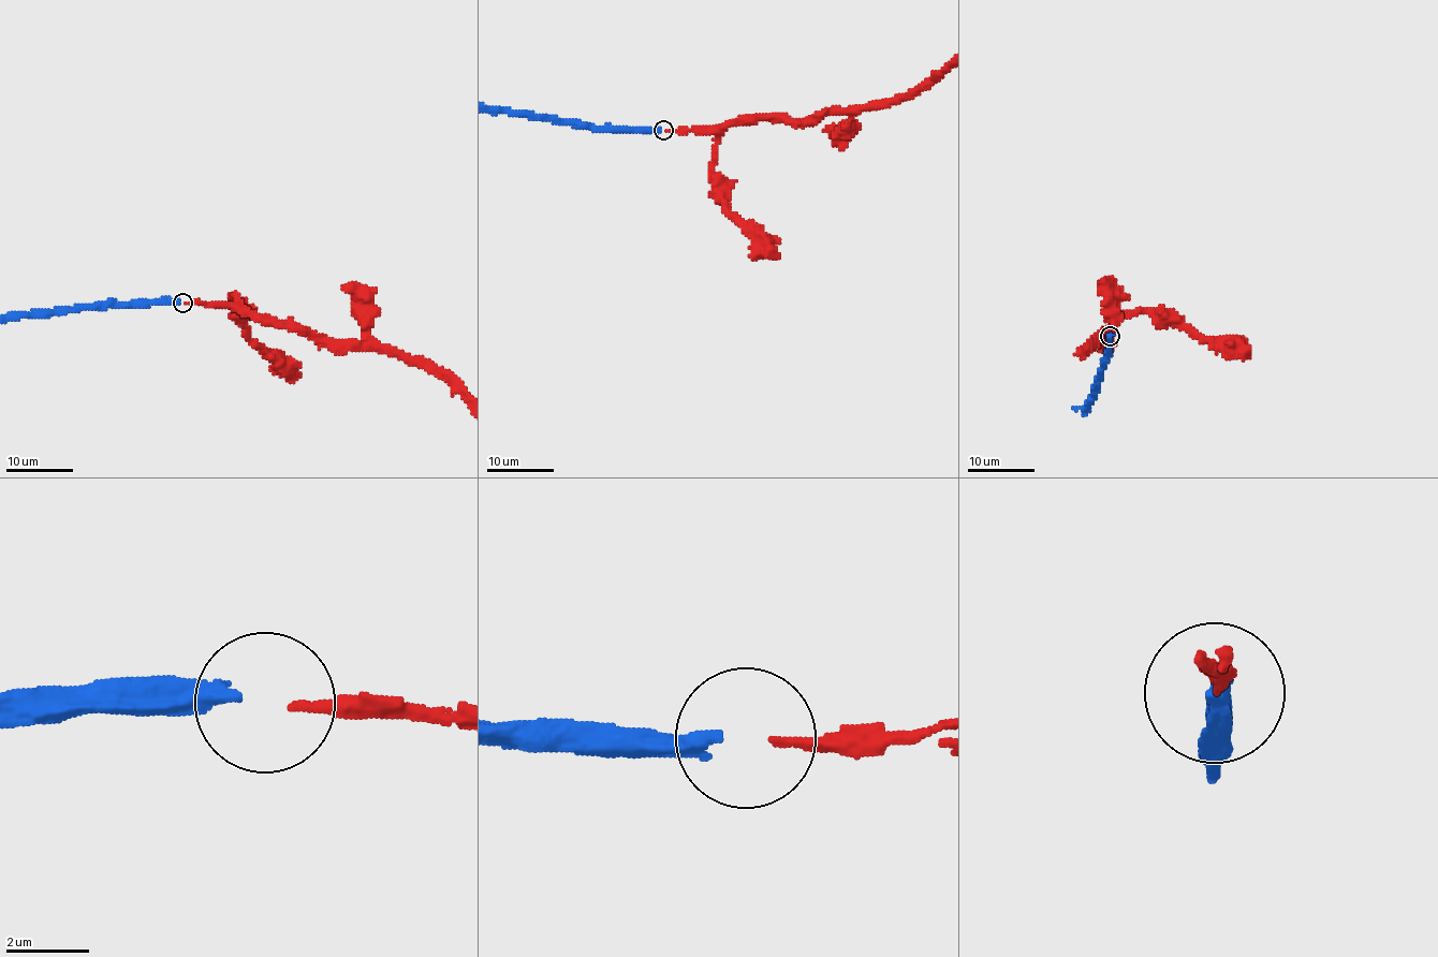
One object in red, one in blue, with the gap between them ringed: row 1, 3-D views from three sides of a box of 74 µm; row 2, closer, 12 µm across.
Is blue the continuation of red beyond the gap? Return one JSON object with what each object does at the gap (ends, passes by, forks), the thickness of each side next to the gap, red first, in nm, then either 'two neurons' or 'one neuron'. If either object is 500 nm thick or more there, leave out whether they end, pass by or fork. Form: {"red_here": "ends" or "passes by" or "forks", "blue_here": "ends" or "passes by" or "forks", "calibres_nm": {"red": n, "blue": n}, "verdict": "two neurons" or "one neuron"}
{"red_here": "ends", "blue_here": "ends", "calibres_nm": {"red": 200, "blue": 380}, "verdict": "one neuron"}

